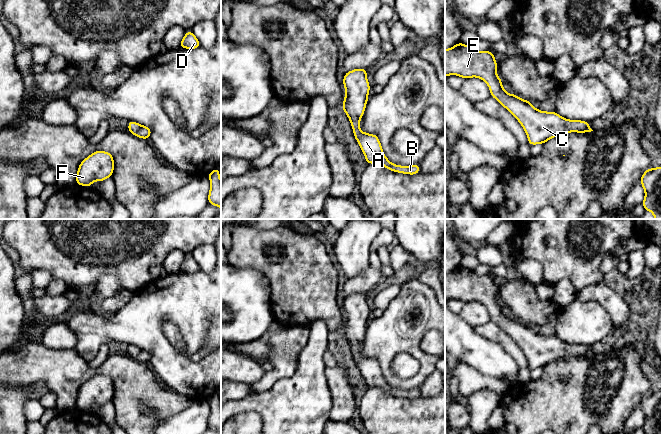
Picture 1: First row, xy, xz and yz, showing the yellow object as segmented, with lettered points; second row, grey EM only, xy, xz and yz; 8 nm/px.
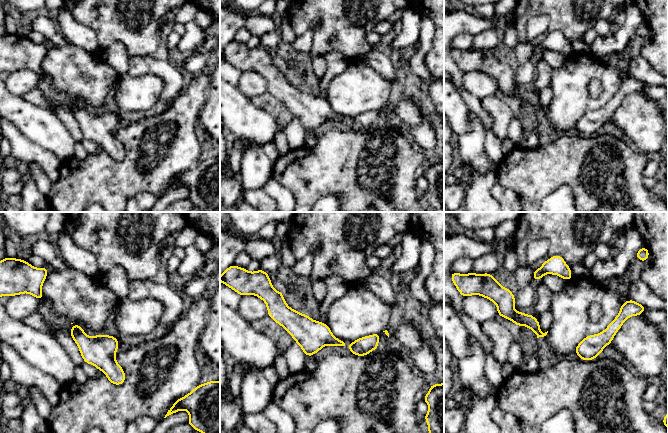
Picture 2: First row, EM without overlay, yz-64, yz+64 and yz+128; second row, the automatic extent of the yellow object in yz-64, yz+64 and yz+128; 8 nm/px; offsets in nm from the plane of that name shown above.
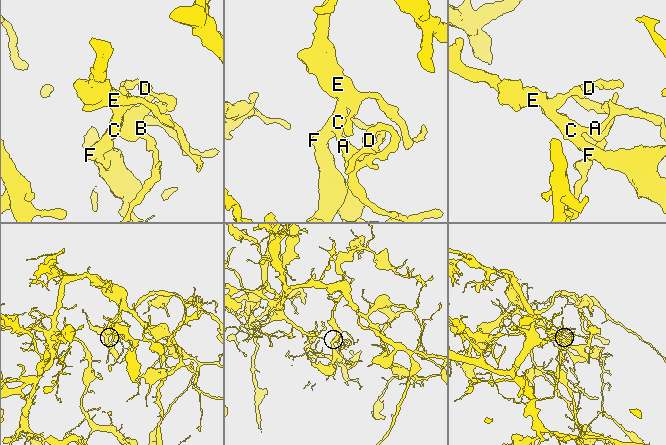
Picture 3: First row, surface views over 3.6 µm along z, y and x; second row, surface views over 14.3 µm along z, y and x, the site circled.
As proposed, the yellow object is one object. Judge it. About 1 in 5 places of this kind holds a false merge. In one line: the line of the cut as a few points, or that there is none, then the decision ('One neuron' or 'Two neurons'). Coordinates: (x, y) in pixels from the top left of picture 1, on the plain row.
No split. One neuron

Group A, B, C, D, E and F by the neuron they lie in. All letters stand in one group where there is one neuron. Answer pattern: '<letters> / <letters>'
A B C D E F

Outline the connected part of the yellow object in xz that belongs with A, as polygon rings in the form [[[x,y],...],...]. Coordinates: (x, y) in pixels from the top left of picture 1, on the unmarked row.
[[[358,292],[345,297],[343,302],[345,321],[342,329],[353,353],[367,388],[379,387],[393,396],[415,399],[420,396],[420,389],[401,390],[391,387],[385,380],[379,362],[375,358],[364,357],[360,354],[360,343],[364,339],[370,309],[367,304],[367,295]]]

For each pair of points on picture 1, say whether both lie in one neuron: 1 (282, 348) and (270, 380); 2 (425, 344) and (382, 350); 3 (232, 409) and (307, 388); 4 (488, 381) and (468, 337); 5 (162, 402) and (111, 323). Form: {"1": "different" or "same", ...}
{"1": "same", "2": "different", "3": "same", "4": "different", "5": "different"}

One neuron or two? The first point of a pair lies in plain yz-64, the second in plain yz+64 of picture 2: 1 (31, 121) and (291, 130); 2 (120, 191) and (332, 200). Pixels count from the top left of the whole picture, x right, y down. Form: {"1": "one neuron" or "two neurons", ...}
{"1": "two neurons", "2": "two neurons"}

